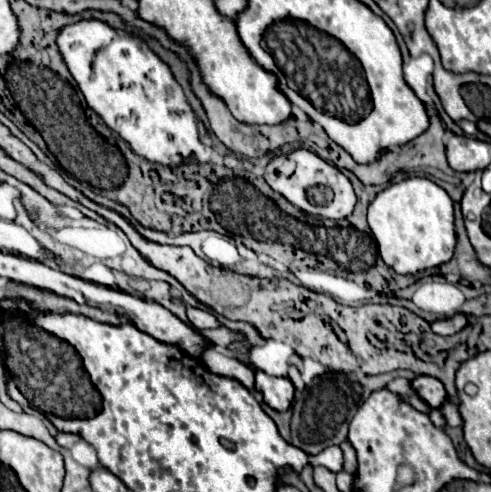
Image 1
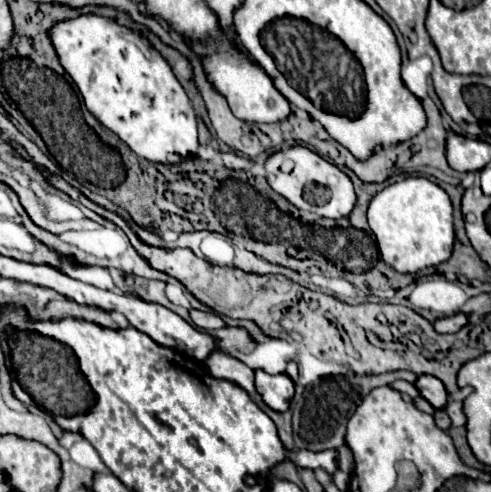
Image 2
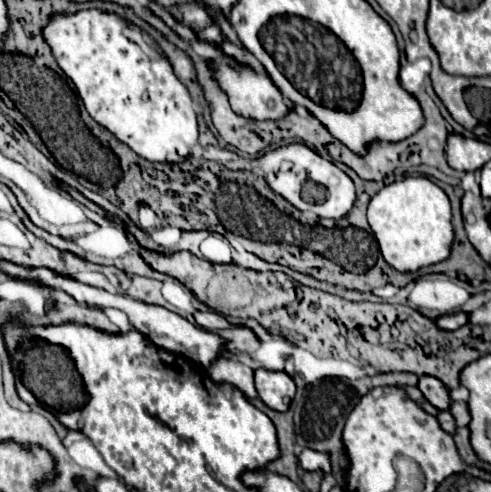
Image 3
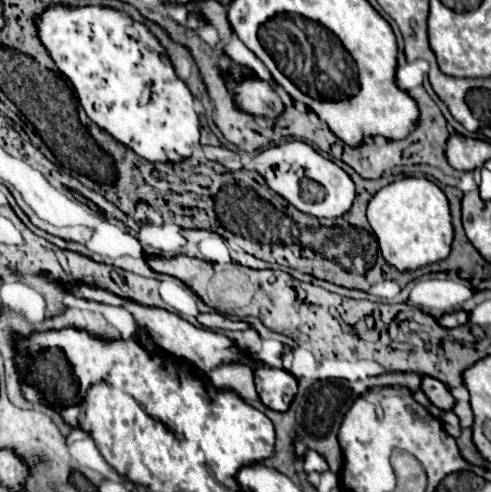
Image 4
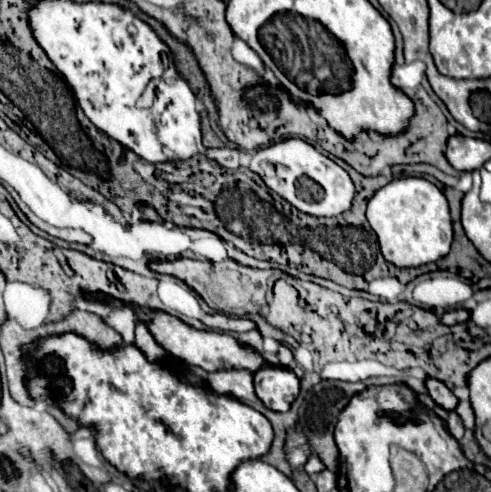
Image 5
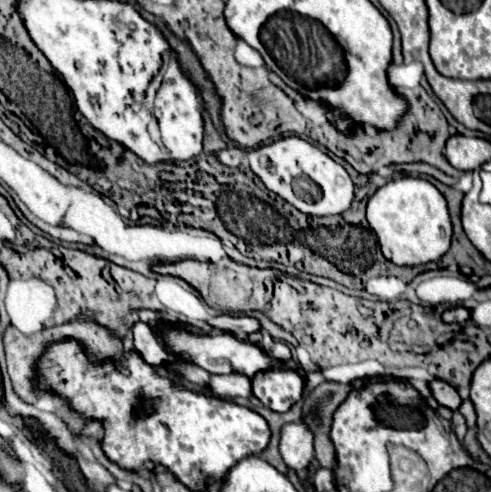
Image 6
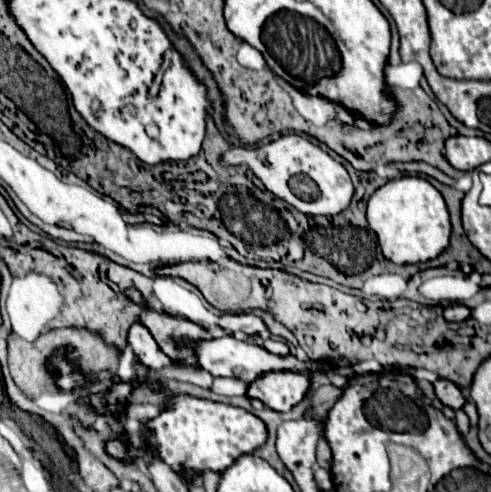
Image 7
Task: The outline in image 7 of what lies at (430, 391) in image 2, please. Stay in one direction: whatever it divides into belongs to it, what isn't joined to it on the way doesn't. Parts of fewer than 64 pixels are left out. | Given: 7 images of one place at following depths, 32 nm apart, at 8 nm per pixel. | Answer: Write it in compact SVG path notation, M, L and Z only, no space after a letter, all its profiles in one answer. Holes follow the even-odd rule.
M436 380L434 384L434 392L436 392L436 398L444 404L444 406L450 406L452 410L460 410L464 406L464 396L460 392L460 388L456 388L452 382L448 380Z

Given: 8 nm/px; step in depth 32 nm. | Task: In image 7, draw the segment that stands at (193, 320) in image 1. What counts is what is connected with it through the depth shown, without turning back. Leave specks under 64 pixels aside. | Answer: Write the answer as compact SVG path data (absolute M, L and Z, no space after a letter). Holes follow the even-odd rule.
M222 314L218 318L218 326L232 336L252 336L266 330L264 322L254 314Z

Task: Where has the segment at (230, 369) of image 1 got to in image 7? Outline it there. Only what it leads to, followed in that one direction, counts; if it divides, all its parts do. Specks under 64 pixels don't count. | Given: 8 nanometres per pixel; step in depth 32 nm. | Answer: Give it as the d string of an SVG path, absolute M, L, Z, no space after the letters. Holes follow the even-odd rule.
M214 378L212 392L222 394L222 396L246 396L248 382L240 378Z

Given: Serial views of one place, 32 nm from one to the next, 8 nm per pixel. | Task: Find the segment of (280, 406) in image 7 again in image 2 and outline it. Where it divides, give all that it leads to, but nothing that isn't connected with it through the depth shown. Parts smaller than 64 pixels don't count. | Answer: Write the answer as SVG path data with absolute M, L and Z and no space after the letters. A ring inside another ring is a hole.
M256 370L256 390L272 410L286 412L294 396L294 382L286 374L272 376L264 370Z

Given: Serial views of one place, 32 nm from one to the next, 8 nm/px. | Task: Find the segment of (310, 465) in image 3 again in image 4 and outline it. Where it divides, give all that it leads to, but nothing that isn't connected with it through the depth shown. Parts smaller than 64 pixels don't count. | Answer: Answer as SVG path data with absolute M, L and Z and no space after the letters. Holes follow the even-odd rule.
M306 450L304 456L304 468L306 472L326 472L328 470L328 462L324 460L324 456L320 456L318 452L312 452L312 450Z

